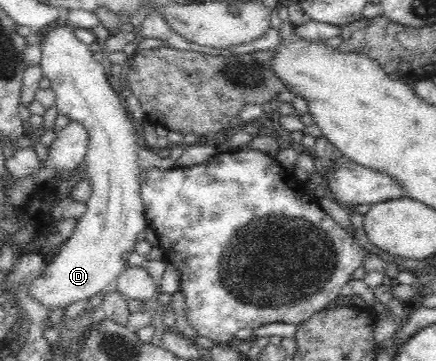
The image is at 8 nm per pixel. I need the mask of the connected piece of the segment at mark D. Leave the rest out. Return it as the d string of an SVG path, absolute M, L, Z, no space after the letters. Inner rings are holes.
M65 26L50 29L39 42L42 49L42 64L39 66L43 75L50 80L54 104L58 114L66 115L71 121L80 123L89 135L89 145L86 153L87 177L89 177L91 196L86 205L84 215L77 220L74 233L55 253L45 267L44 273L35 277L30 285L30 298L36 300L47 313L58 309L66 309L72 303L88 301L102 291L113 287L114 281L129 266L129 255L134 252L138 241L138 233L142 233L148 224L140 195L140 159L138 148L141 146L140 128L131 120L128 110L122 107L122 101L112 89L106 73L106 64L97 62L89 47L79 41L73 29Z

